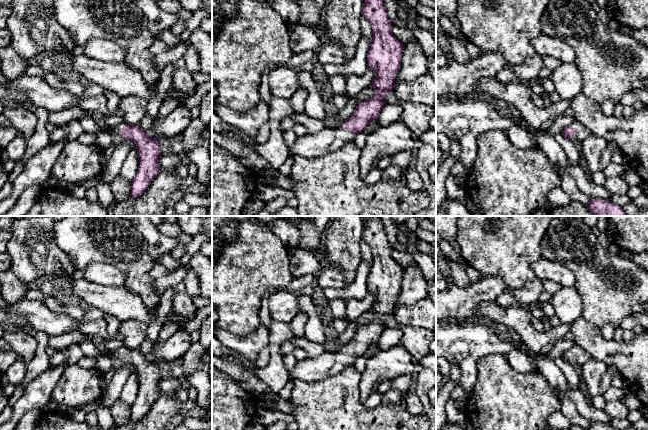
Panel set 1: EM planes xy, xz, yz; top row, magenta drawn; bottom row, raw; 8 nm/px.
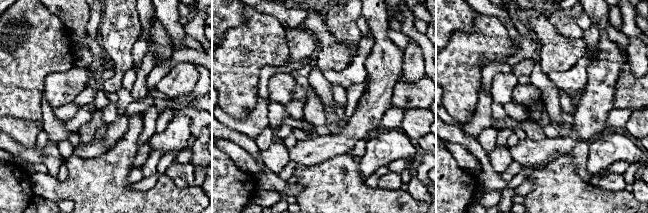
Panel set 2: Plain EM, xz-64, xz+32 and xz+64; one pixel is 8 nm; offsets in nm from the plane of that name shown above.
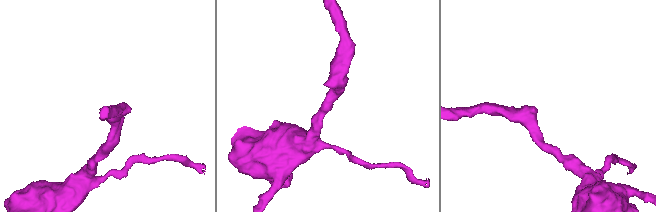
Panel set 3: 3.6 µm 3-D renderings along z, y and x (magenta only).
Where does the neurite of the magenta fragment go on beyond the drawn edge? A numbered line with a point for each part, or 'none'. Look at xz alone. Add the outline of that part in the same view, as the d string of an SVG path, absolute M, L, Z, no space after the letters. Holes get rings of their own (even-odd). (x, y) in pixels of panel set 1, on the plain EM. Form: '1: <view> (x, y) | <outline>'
1: xz (309, 370) | M329 350L317 357L297 361L290 373L290 379L298 379L307 383L321 381L342 372L354 362L355 358L349 354Z

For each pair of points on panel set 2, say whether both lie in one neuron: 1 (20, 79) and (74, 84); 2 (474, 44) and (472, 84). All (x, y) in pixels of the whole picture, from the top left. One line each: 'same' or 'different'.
1: different
2: same

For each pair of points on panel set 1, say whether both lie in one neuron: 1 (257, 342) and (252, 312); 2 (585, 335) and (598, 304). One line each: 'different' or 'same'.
1: different
2: different

